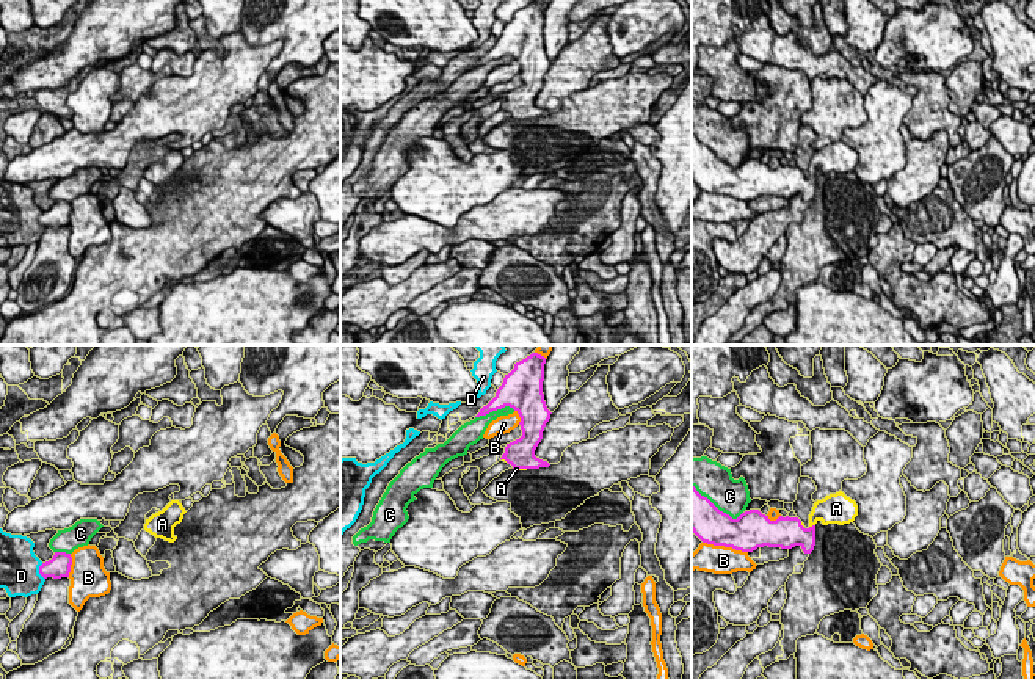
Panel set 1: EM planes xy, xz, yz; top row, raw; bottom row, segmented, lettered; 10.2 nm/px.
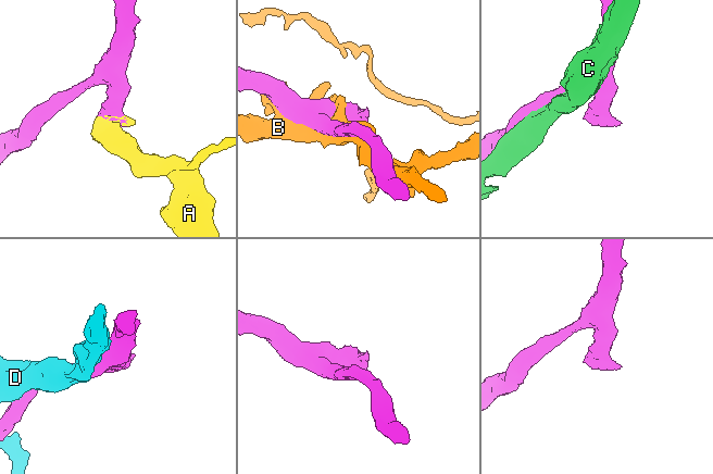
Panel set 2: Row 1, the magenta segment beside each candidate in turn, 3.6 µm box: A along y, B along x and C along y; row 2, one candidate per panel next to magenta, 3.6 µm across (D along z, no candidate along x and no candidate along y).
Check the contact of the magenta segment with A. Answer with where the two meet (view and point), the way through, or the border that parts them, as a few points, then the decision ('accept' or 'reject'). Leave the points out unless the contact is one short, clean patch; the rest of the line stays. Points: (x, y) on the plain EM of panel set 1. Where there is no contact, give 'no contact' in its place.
yz (813, 174) | accept

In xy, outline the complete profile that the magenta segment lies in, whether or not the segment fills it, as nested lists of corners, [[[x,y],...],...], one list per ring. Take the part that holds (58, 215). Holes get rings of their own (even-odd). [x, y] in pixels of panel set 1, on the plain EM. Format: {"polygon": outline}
{"polygon": [[[55,201],[52,209],[49,209],[39,215],[39,223],[44,227],[47,227],[47,226],[53,226],[53,227],[69,226],[71,213],[72,213],[71,202]]]}

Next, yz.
{"polygon": [[[692,135],[692,180],[707,193],[753,201],[757,196],[792,198],[800,194],[811,202],[815,194],[815,172],[850,172],[858,165],[858,154],[842,140],[817,149],[809,163],[809,176],[798,166],[770,169],[759,158],[742,162],[737,168],[720,160]]]}

